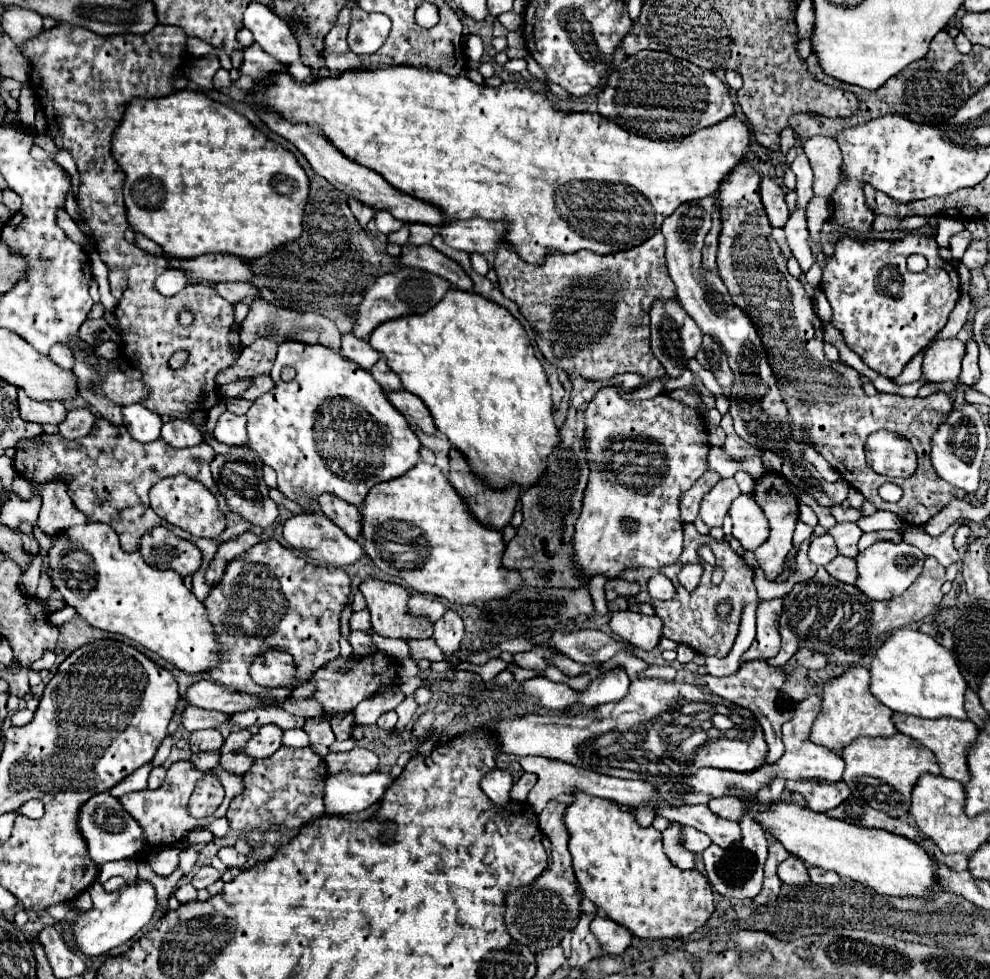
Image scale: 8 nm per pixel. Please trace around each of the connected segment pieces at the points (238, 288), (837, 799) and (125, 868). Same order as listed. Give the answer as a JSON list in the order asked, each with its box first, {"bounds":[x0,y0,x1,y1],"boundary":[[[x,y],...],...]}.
[{"bounds":[215,282,259,304],"boundary":[[[223,282],[223,284],[217,284],[215,290],[231,304],[237,304],[237,300],[241,300],[245,296],[259,294],[259,290],[251,282]]]},{"bounds":[786,780,849,812],"boundary":[[[790,780],[786,782],[786,788],[803,794],[803,798],[807,800],[807,808],[815,812],[837,808],[849,796],[849,788],[843,782],[825,784],[825,782],[815,782],[815,780]]]},{"bounds":[97,860,137,882],"boundary":[[[123,860],[123,862],[107,862],[101,866],[97,882],[107,882],[111,876],[121,876],[127,882],[137,880],[137,862],[135,860]]]}]

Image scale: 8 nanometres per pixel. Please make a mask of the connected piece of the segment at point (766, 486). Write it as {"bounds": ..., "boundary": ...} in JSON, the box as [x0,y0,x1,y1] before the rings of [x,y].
{"bounds":[753,474,799,580],"boundary":[[[765,474],[761,480],[755,482],[755,490],[753,490],[753,498],[755,502],[761,506],[763,514],[769,520],[771,526],[771,534],[769,538],[755,550],[755,558],[759,560],[759,568],[765,572],[767,580],[777,580],[783,574],[785,568],[785,556],[789,554],[789,550],[793,548],[793,530],[795,530],[795,522],[799,516],[799,504],[797,498],[791,494],[789,486],[783,482],[781,476],[777,474]]]}

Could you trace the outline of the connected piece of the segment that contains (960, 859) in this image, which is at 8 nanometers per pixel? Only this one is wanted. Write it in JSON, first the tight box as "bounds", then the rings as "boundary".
{"bounds":[935,848,969,872],"boundary":[[[935,848],[935,858],[937,858],[939,862],[947,864],[949,868],[957,870],[957,872],[961,872],[961,870],[969,870],[969,858],[967,858],[967,856],[959,856],[959,854],[951,856],[951,854],[943,854],[939,848]]]}

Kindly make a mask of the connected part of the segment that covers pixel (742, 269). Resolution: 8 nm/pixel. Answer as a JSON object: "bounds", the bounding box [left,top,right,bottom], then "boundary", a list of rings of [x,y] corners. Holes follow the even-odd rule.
{"bounds":[717,160,967,526],"boundary":[[[741,160],[741,164],[737,164],[731,170],[731,176],[725,176],[725,182],[719,184],[719,196],[717,196],[717,208],[721,214],[721,234],[719,234],[719,248],[717,248],[717,270],[719,276],[723,278],[725,286],[731,292],[733,302],[753,320],[757,334],[767,350],[769,356],[769,364],[777,376],[779,382],[779,390],[781,396],[785,398],[787,406],[789,406],[789,418],[791,418],[791,428],[793,428],[793,436],[803,442],[803,430],[801,426],[807,426],[807,434],[811,436],[811,446],[823,454],[823,458],[843,476],[843,480],[847,480],[853,488],[857,488],[865,500],[869,500],[871,504],[877,506],[877,510],[889,510],[895,512],[905,524],[911,526],[923,526],[929,518],[933,518],[935,514],[939,514],[939,510],[951,502],[953,498],[965,498],[967,494],[951,484],[947,484],[945,480],[941,480],[937,476],[937,472],[931,466],[929,460],[929,452],[931,452],[931,436],[935,434],[935,428],[939,424],[943,424],[943,420],[947,418],[947,412],[951,412],[953,402],[951,396],[945,392],[927,396],[927,398],[903,398],[903,396],[893,396],[893,394],[875,394],[875,396],[867,396],[863,392],[861,386],[861,374],[857,374],[857,370],[853,370],[847,364],[841,362],[831,362],[825,358],[823,354],[823,324],[819,320],[819,316],[815,314],[813,302],[807,296],[803,284],[793,278],[787,272],[787,260],[783,258],[779,246],[775,244],[773,236],[771,236],[771,224],[767,220],[767,214],[763,210],[763,204],[759,200],[759,174],[753,170],[753,166],[747,160]],[[875,430],[893,430],[899,432],[903,436],[907,436],[907,440],[913,444],[917,458],[919,458],[919,466],[917,472],[907,478],[907,480],[891,480],[897,486],[901,486],[903,490],[903,498],[895,504],[883,502],[881,496],[877,494],[877,488],[883,482],[889,482],[887,476],[879,476],[873,468],[867,466],[865,462],[865,454],[863,454],[863,446],[865,440],[871,432]]]}

